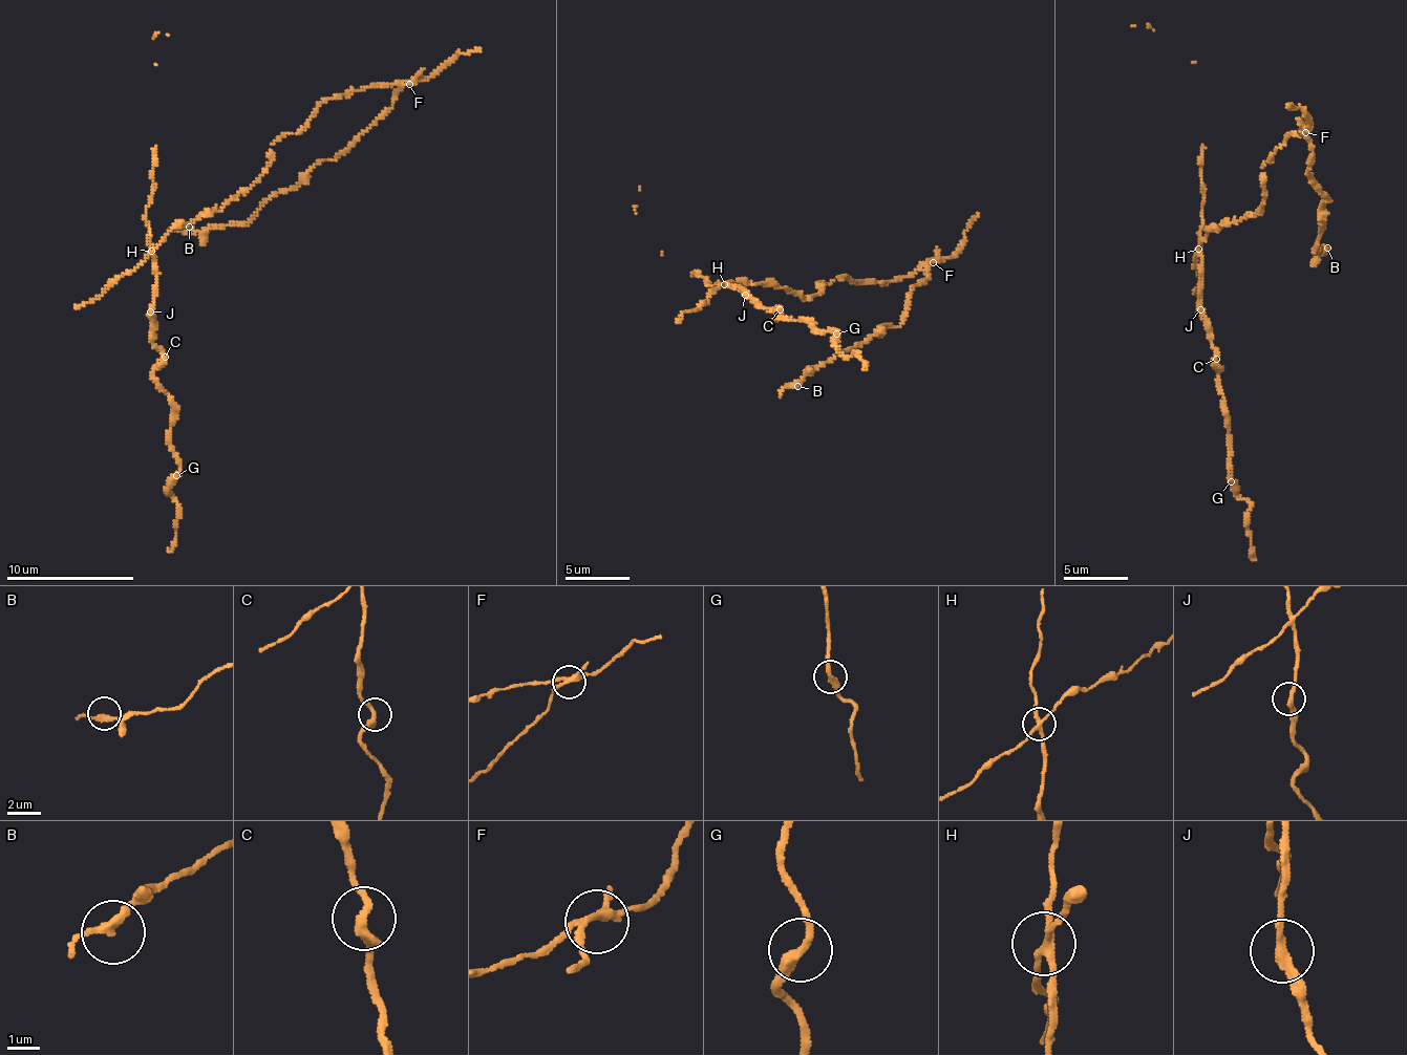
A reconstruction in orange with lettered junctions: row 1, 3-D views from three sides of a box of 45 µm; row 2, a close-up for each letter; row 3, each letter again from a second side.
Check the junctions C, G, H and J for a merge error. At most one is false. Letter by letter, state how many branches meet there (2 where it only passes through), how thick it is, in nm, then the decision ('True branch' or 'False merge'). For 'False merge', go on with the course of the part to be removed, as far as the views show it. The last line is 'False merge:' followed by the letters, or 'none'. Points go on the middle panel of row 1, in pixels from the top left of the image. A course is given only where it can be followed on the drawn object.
C: Branches: 2. Thickness 280 nm. True branch
G: Branches: 2. Thickness 320 nm. True branch
H: Branches: 4. Thickness 240 nm. False merge. Course of the part to remove: (724, 283), (809, 297), (840, 277), (929, 279), (900, 323), (809, 367), (780, 397)
J: Branches: 2. Thickness 280 nm. True branch
False merge: H

